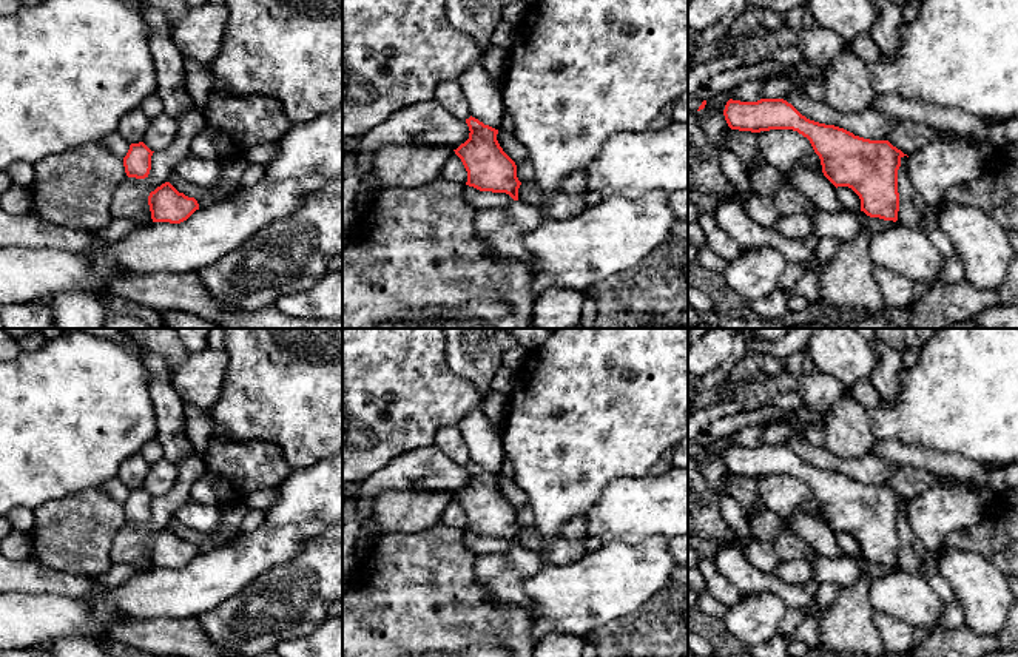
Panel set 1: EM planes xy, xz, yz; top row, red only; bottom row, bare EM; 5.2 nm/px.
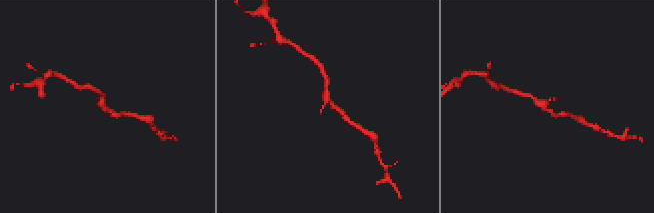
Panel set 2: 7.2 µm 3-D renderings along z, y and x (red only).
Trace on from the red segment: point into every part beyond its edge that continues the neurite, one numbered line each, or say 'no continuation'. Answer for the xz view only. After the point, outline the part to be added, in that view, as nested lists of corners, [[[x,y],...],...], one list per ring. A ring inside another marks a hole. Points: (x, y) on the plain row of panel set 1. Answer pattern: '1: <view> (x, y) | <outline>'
no continuation

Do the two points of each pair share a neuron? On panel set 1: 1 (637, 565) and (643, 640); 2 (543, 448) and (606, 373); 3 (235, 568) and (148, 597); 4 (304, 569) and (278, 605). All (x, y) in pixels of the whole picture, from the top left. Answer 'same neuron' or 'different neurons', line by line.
1: different neurons
2: same neuron
3: same neuron
4: same neuron

